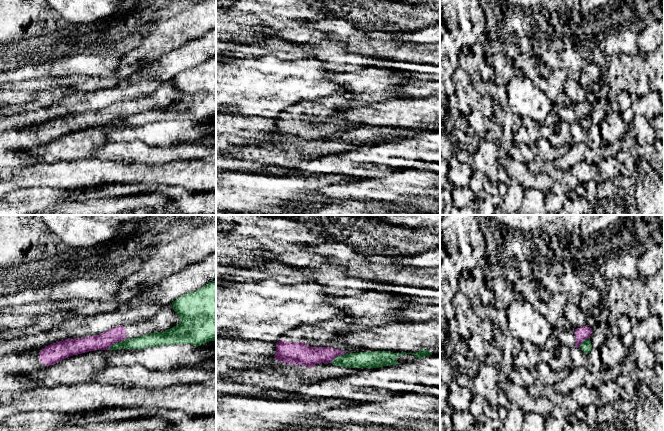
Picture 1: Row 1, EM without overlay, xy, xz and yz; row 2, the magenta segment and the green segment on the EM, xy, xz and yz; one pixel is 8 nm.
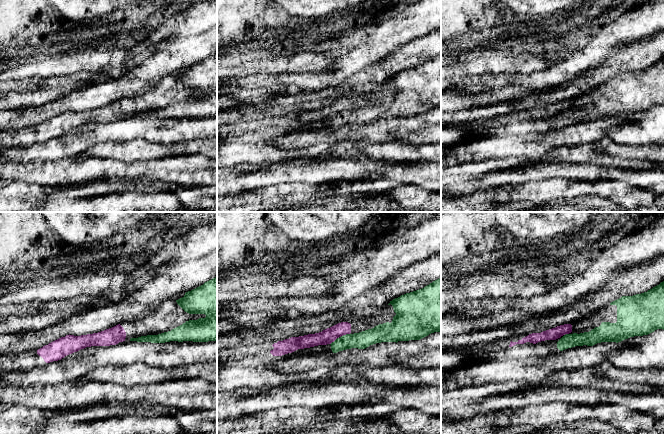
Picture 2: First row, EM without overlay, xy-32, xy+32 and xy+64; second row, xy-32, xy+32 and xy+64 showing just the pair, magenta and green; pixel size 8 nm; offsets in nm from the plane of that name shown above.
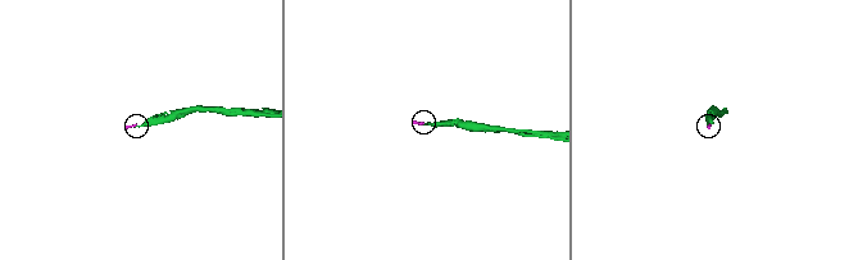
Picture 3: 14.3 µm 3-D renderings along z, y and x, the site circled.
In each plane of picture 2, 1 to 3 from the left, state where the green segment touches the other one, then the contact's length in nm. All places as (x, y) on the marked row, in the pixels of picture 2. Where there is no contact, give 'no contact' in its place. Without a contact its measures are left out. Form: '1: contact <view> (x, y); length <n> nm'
1: no contact
2: contact xy+32 (339, 336); length 180 nm
3: contact xy+64 (567, 333); length 30 nm

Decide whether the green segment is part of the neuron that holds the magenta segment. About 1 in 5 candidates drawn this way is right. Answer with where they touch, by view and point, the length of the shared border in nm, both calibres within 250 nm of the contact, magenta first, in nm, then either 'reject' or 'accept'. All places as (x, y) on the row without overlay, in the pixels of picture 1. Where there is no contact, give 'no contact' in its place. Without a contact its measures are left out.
meets magenta in xy at (117, 118); contact 170 nm long; 140 nm thick on the magenta side, 100 nm on the other; reject

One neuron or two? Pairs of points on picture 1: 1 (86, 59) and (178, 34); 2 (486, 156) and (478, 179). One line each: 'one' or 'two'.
1: two
2: one

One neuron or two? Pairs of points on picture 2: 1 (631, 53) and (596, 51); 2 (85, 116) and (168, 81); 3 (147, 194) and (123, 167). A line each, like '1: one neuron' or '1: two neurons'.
1: two neurons
2: one neuron
3: two neurons

